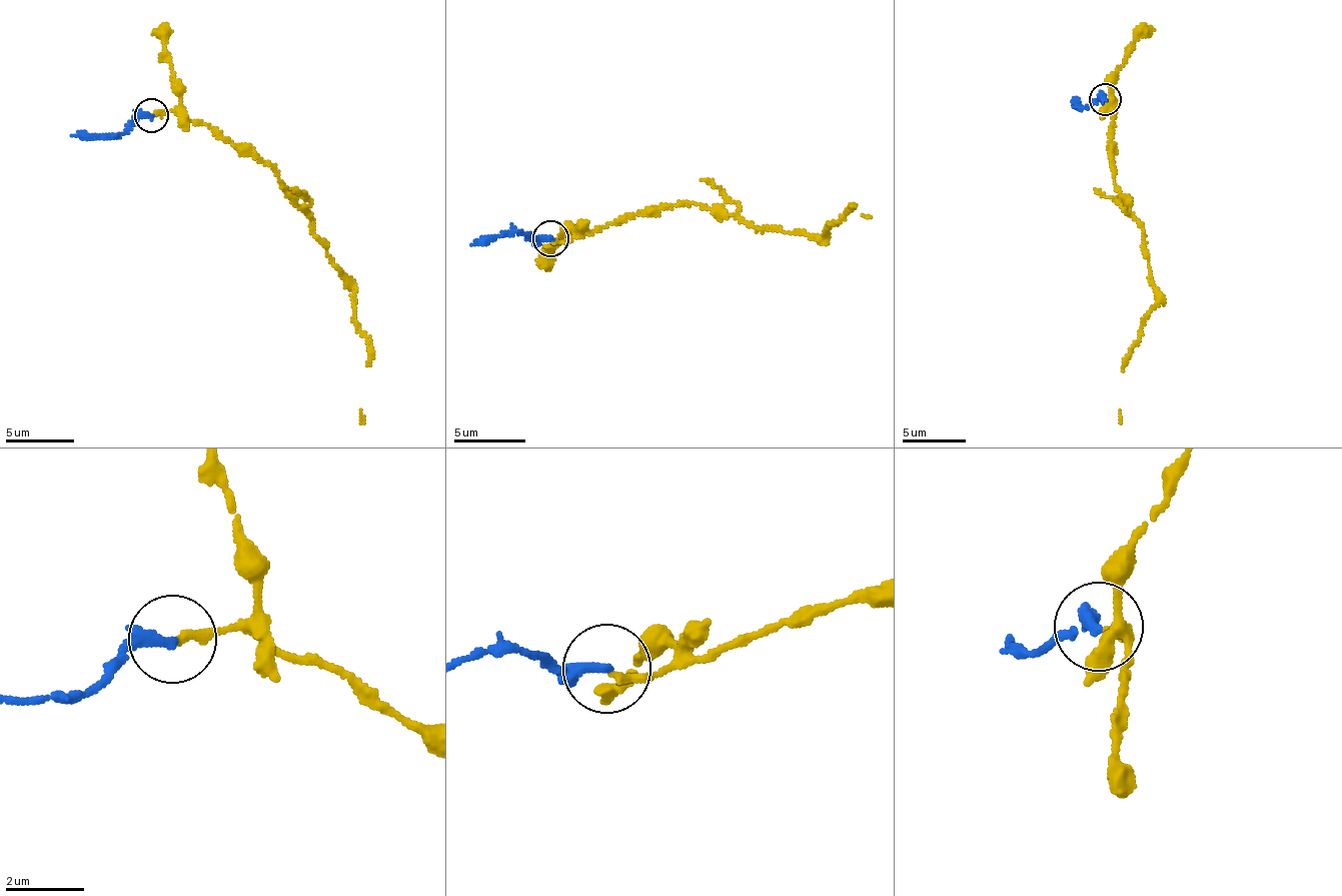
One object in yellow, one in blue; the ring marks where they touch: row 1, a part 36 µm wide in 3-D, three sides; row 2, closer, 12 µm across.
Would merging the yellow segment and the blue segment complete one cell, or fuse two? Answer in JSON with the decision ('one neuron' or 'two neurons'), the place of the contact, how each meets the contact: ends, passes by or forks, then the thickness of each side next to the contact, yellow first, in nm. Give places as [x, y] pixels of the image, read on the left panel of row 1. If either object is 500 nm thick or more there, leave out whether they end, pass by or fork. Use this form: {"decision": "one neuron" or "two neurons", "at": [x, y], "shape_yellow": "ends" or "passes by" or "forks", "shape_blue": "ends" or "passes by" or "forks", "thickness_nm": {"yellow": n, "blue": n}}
{"decision": "one neuron", "at": [151, 115], "shape_yellow": "ends", "shape_blue": "ends", "thickness_nm": {"yellow": 200, "blue": 320}}

